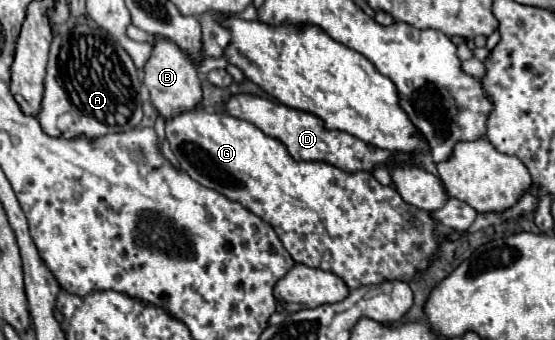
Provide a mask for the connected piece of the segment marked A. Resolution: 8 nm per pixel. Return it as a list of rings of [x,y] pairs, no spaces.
[[[71,25],[63,27],[51,43],[49,65],[45,77],[45,91],[41,101],[41,111],[37,115],[43,131],[53,137],[89,137],[97,139],[107,133],[119,133],[127,129],[135,129],[141,121],[141,81],[137,75],[137,67],[133,65],[127,51],[113,39],[107,31],[89,25]]]

